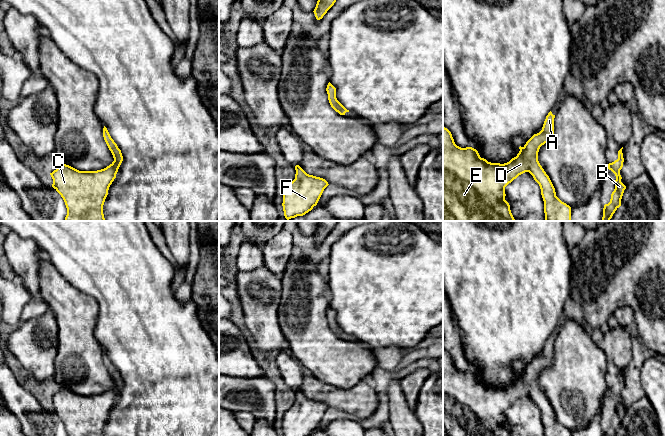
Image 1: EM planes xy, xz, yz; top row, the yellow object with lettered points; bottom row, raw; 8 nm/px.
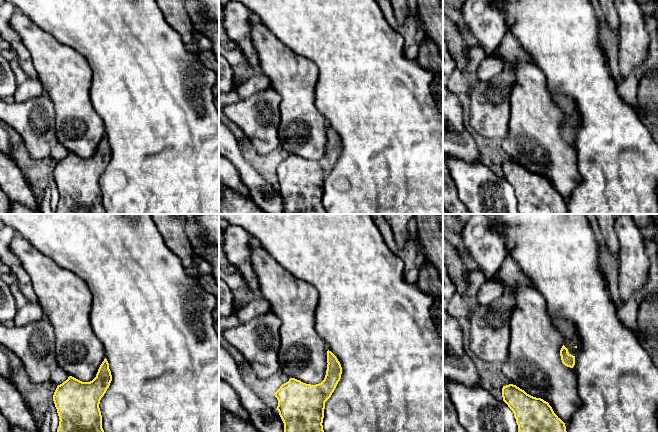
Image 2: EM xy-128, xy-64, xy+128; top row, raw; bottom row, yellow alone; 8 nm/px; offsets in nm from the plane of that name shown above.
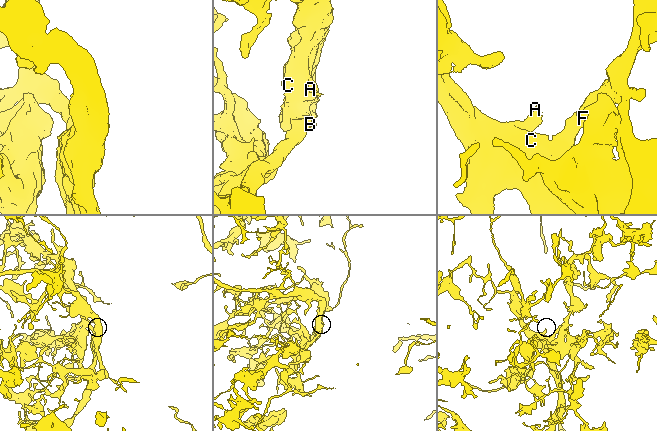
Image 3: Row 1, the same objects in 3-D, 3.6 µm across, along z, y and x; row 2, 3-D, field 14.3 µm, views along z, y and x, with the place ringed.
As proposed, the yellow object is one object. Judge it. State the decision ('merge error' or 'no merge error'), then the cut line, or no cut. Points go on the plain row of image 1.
no merge error | no cut

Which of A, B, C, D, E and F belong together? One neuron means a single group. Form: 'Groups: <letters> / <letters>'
Groups: A B C D E F

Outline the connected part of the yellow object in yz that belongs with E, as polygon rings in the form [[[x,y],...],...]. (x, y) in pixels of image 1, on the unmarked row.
[[[550,335],[546,340],[542,354],[534,358],[523,371],[519,371],[520,375],[516,381],[504,388],[488,386],[481,382],[478,375],[472,371],[461,372],[457,370],[451,356],[443,350],[443,436],[511,436],[510,429],[505,424],[505,411],[525,396],[529,396],[540,410],[544,436],[571,436],[571,431],[556,420],[549,400],[538,385],[540,371],[553,363],[554,342],[555,339]]]

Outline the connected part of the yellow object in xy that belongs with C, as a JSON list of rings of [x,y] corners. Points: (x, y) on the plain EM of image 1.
[[[105,350],[103,361],[114,382],[109,390],[97,395],[79,395],[61,388],[50,397],[52,411],[63,422],[67,436],[103,436],[109,411],[123,385],[121,374]]]

